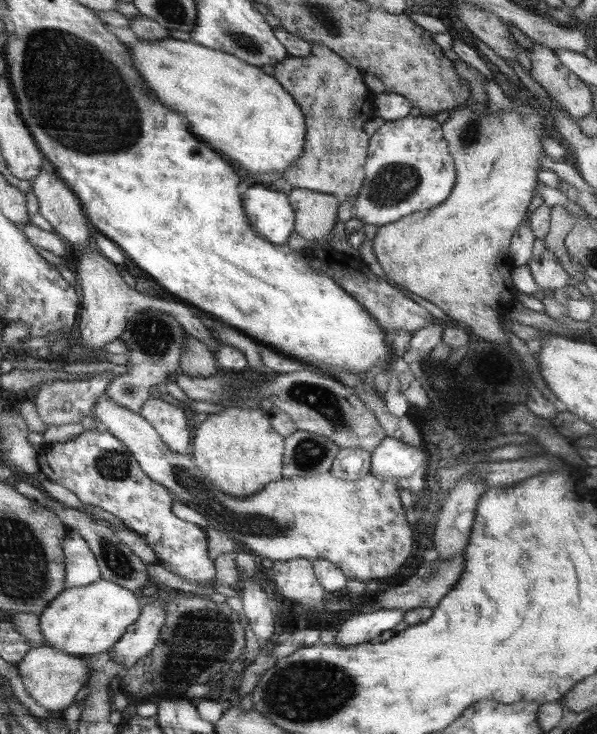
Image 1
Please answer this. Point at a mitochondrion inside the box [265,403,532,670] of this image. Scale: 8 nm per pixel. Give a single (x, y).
(309, 452)

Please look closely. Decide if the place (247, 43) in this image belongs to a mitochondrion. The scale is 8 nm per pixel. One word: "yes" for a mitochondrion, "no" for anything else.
yes

